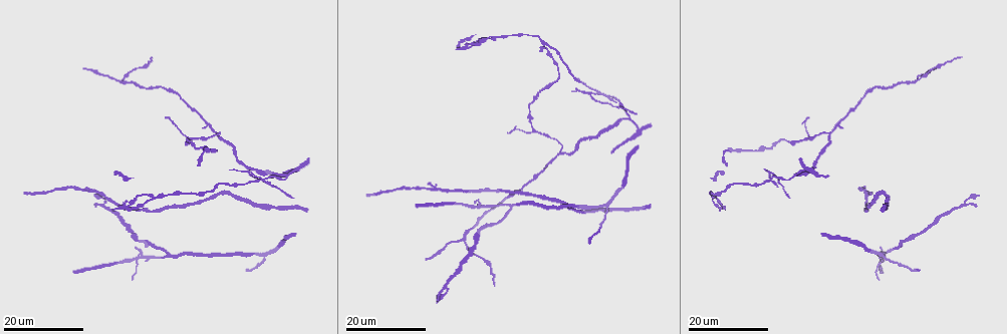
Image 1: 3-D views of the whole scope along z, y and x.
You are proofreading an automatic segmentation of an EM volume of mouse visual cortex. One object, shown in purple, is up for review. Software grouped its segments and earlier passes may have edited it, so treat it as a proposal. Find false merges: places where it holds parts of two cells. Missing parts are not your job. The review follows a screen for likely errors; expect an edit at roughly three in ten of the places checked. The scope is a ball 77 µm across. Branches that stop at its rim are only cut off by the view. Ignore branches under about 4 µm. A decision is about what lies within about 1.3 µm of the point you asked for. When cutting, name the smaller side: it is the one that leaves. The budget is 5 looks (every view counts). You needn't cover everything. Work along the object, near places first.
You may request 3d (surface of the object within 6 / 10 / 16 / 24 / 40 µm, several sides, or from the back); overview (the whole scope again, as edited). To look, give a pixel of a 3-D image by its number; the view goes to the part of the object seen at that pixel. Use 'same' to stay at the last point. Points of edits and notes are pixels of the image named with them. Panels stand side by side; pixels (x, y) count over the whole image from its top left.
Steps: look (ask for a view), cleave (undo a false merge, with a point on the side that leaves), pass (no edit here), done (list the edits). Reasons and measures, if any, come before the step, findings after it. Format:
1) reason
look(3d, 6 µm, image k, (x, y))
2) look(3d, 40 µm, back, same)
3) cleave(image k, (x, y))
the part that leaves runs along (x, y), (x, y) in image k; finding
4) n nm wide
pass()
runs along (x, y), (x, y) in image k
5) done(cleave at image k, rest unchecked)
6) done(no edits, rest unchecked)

small branch off a trunk
look(3d, 16 µm, image 1, (533, 129))

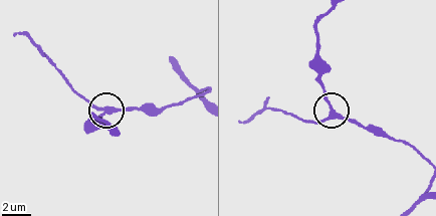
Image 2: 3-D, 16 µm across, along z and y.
look(3d, 10 µm, image 2, (332, 116))

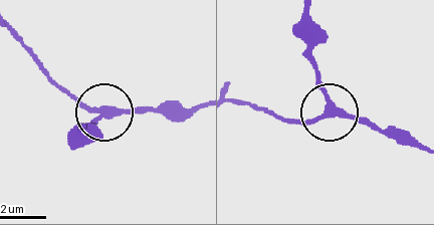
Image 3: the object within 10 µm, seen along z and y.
pass()
runs along (421, 150), (330, 115), (294, 125), (279, 119) in image 3; all the same cell

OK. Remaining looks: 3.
arms part here
look(3d, 24 µm, image 1, (828, 134))

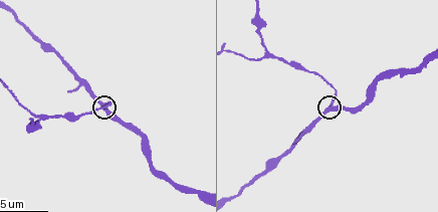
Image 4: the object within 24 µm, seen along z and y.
look(3d, 10 µm, image 4, (103, 103))

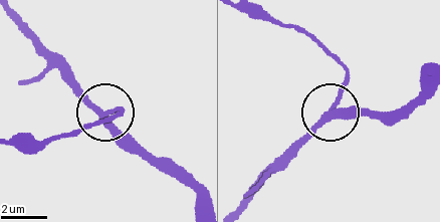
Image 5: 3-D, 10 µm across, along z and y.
other side
look(3d, 10 µm, back, image 5, (326, 116))

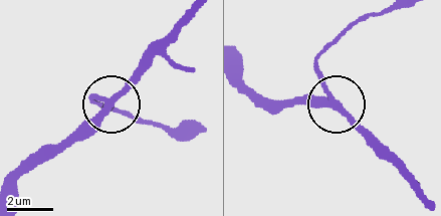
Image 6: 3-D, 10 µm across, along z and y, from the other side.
250 nm wide
pass()
runs along (20, 179), (71, 145), (108, 104), (104, 98), (89, 102) in image 6; all the same cell

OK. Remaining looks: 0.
done(no edits, rest unchecked)

